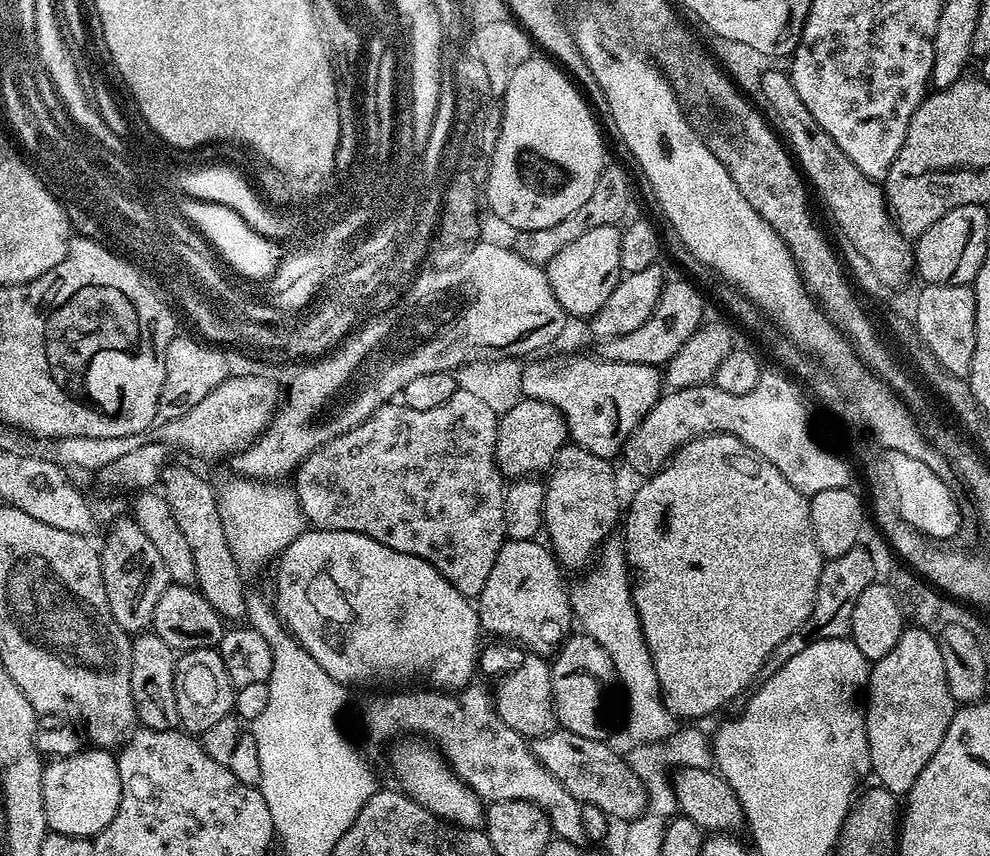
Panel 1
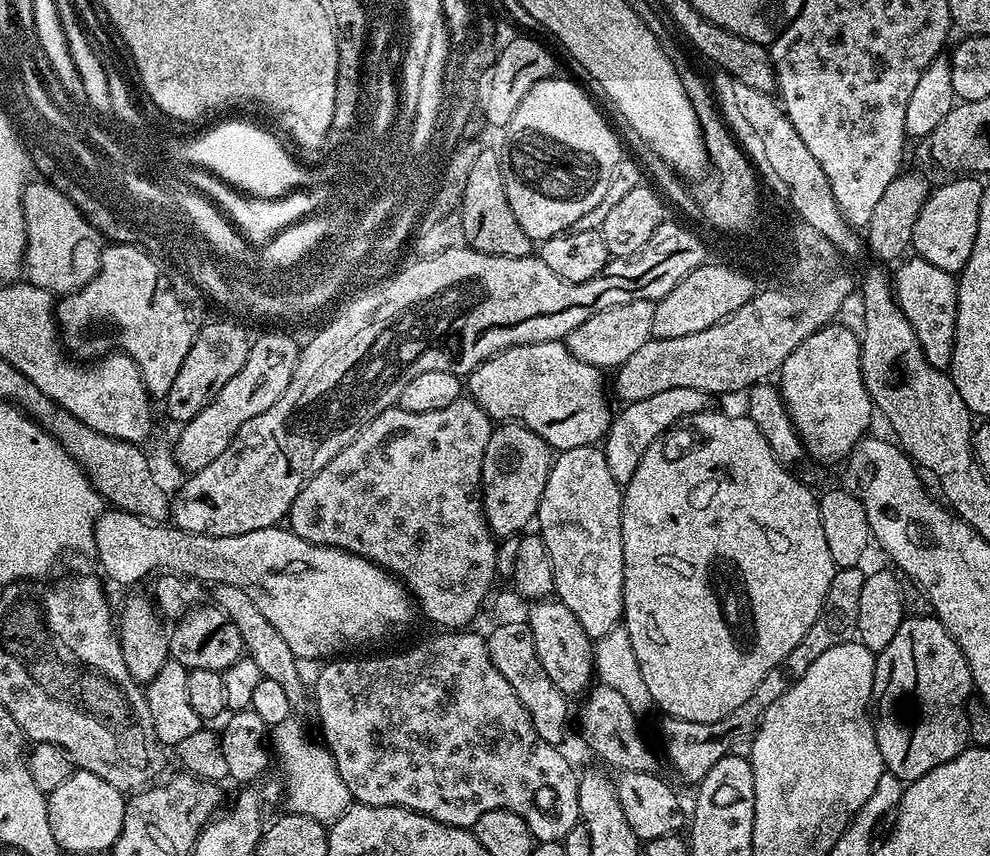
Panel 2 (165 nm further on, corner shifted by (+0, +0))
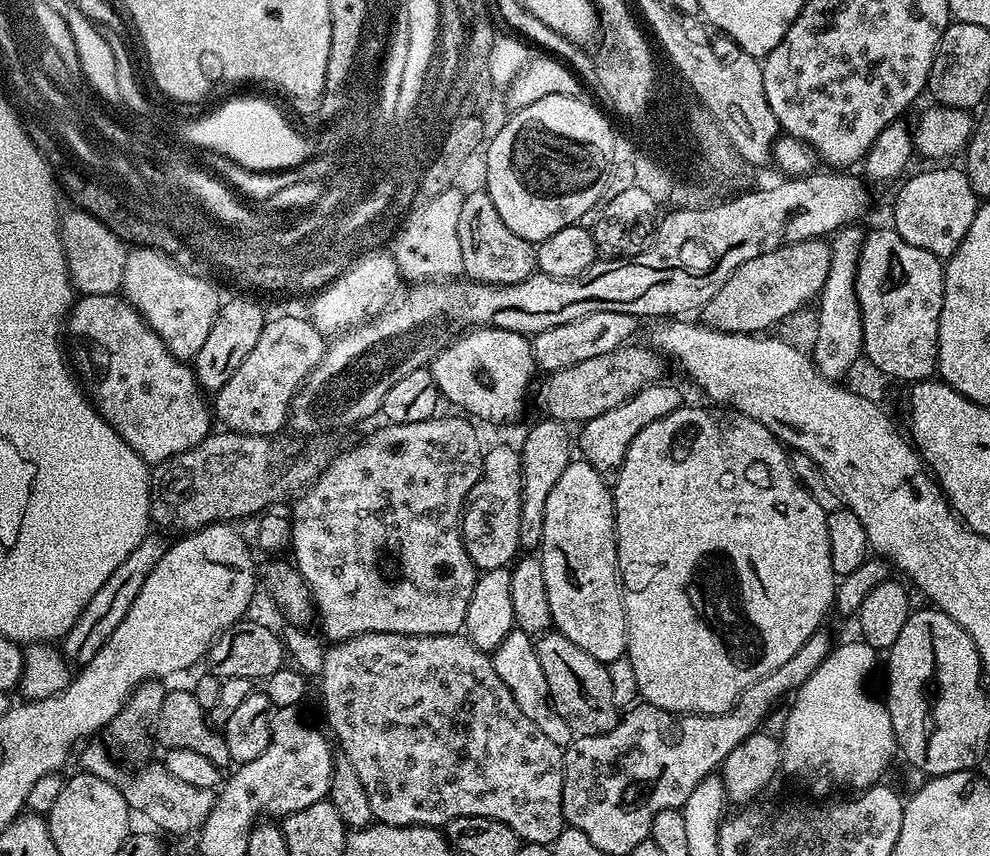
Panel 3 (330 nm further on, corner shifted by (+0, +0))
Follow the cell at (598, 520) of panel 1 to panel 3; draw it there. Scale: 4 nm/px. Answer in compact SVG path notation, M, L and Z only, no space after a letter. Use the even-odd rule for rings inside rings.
M574 458L568 463L566 470L562 470L562 478L558 478L558 482L554 482L554 490L550 490L550 498L546 498L546 522L542 526L542 538L540 539L538 555L542 566L542 574L546 574L546 598L550 602L550 614L552 615L555 631L562 633L566 638L570 638L570 642L574 642L574 646L582 646L582 650L586 650L586 654L590 654L590 658L610 665L625 655L628 647L628 627L626 626L626 614L624 613L624 593L620 587L620 577L616 567L616 505L614 503L614 492L609 481L607 484L604 480L607 479L602 473L594 466L590 466L587 460L583 458Z

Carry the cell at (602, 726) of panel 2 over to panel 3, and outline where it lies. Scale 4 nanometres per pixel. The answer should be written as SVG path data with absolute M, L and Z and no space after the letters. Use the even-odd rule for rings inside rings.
M549 630L536 640L538 662L546 674L546 686L555 712L570 726L573 737L601 736L616 724L618 706L612 697L608 665L590 658L582 646L574 646L570 638Z

